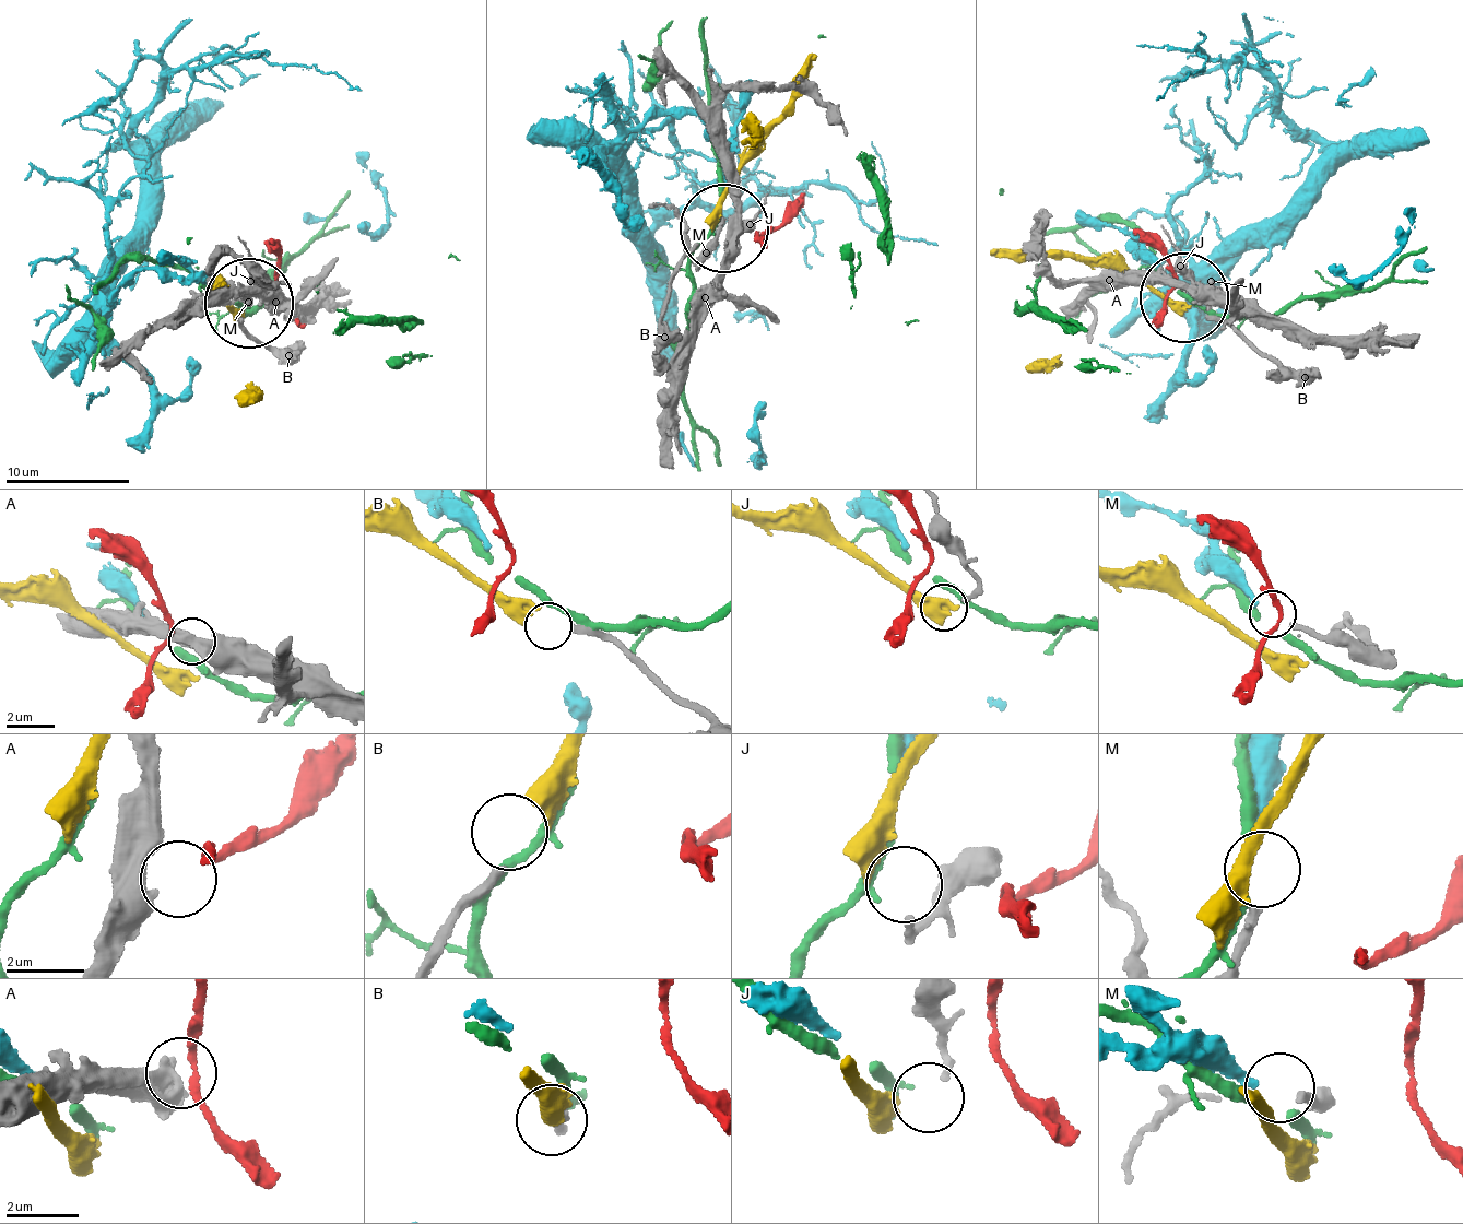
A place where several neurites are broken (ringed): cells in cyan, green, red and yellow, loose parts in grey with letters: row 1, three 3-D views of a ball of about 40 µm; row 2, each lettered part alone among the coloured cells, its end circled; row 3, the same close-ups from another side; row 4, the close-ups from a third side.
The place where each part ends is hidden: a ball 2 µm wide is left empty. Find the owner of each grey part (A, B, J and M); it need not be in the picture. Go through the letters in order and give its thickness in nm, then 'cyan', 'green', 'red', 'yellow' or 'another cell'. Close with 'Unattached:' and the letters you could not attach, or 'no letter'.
A: calibre 480 nm; red
B: calibre 280 nm; yellow
J: calibre 200 nm; another cell
M: calibre 240 nm; cyan
Unattached: J

